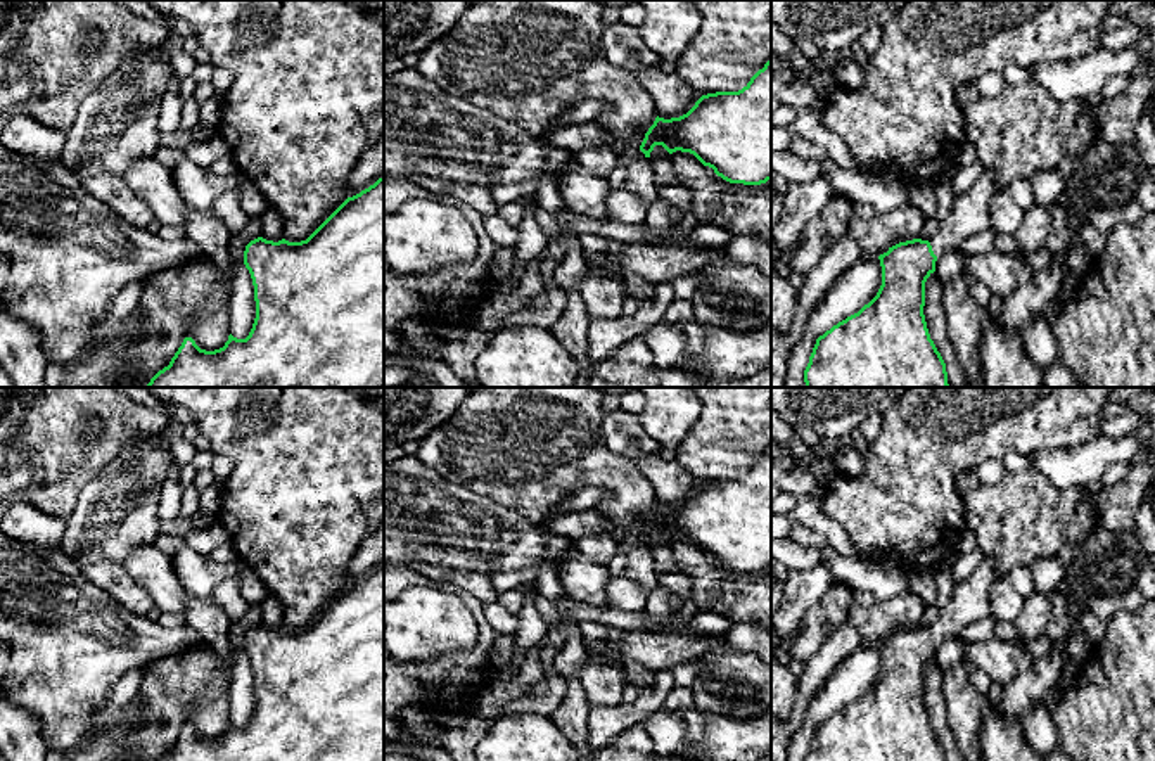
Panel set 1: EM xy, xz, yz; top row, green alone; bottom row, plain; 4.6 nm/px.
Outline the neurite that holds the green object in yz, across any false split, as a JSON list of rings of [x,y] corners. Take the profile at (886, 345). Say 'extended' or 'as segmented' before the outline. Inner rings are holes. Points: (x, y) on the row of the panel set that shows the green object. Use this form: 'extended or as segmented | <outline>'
extended | [[[986,168],[968,192],[954,197],[949,216],[930,240],[899,242],[878,256],[882,285],[877,296],[816,339],[804,370],[806,387],[949,387],[946,363],[923,315],[925,282],[939,254],[960,249],[968,237],[991,227],[989,209],[1003,189]]]

